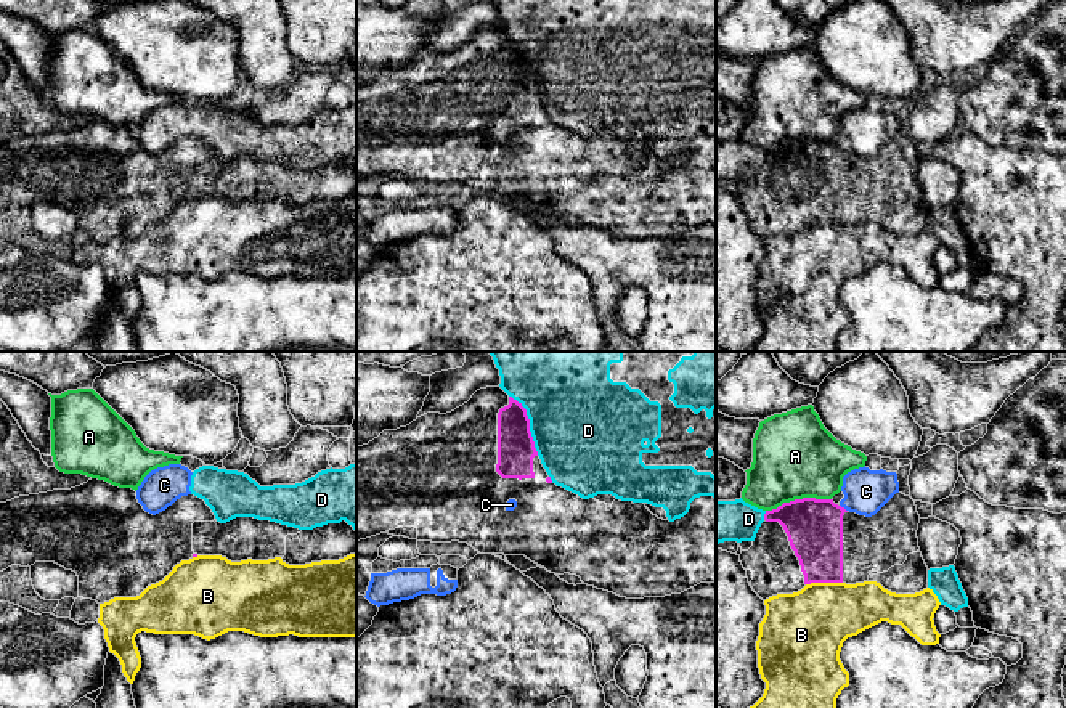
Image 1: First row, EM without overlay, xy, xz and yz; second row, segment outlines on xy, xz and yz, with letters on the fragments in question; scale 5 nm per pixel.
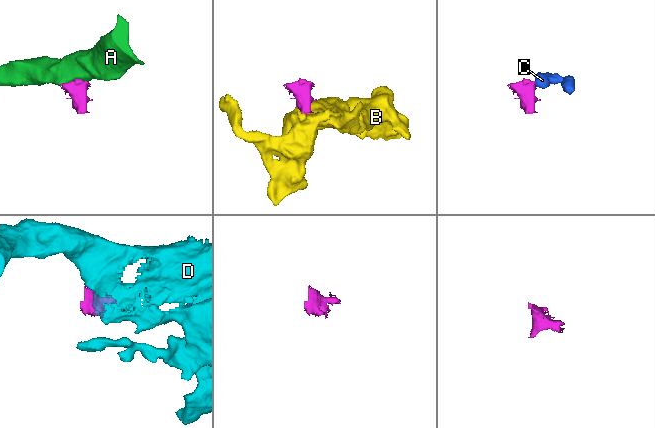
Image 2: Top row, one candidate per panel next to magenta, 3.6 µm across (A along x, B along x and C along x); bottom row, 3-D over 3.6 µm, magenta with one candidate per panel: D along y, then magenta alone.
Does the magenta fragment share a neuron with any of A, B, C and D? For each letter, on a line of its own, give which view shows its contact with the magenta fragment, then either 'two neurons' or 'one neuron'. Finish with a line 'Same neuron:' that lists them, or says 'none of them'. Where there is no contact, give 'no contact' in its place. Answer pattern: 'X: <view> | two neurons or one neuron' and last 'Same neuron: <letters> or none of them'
A: yz | two neurons
B: yz | two neurons
C: yz | two neurons
D: xz | two neurons
Same neuron: none of them

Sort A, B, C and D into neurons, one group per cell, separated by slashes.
A / B / C D

